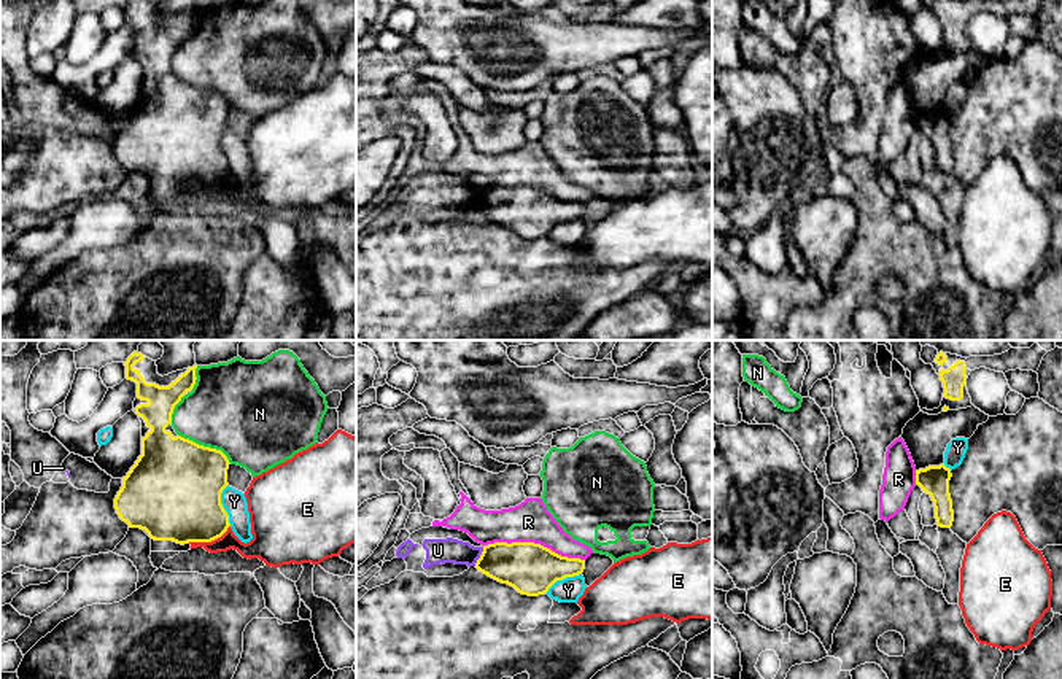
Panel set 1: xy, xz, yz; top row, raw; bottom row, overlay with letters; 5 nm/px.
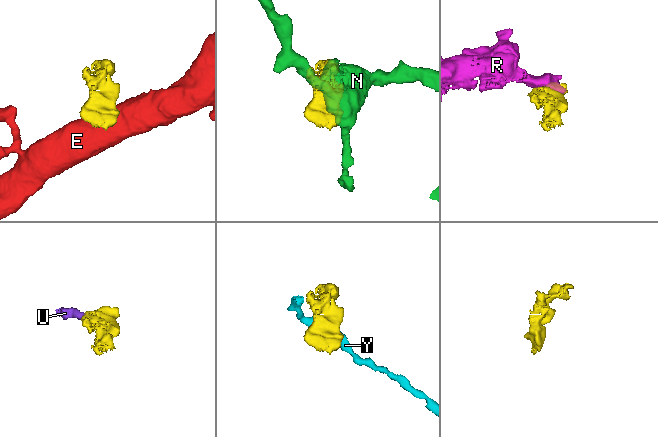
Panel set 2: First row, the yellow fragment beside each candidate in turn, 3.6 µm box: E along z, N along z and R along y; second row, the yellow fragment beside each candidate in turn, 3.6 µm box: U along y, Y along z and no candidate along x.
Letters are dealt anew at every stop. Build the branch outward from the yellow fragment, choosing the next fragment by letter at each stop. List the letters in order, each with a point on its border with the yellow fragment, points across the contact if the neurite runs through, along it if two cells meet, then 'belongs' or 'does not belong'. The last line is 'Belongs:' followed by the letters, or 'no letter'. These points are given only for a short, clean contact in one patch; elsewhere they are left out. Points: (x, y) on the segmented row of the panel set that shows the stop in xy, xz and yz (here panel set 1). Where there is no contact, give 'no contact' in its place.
E: contact xy (210, 541); border xy (229, 525), (220, 536), (210, 541), (189, 543); does not belong
N: contact xy (205, 447); does not belong
R: contact xz (533, 543); does not belong
U: contact xz (480, 557); border xz (484, 547), (474, 565); does not belong
Y: contact xy (221, 504); does not belong
Belongs: no letter

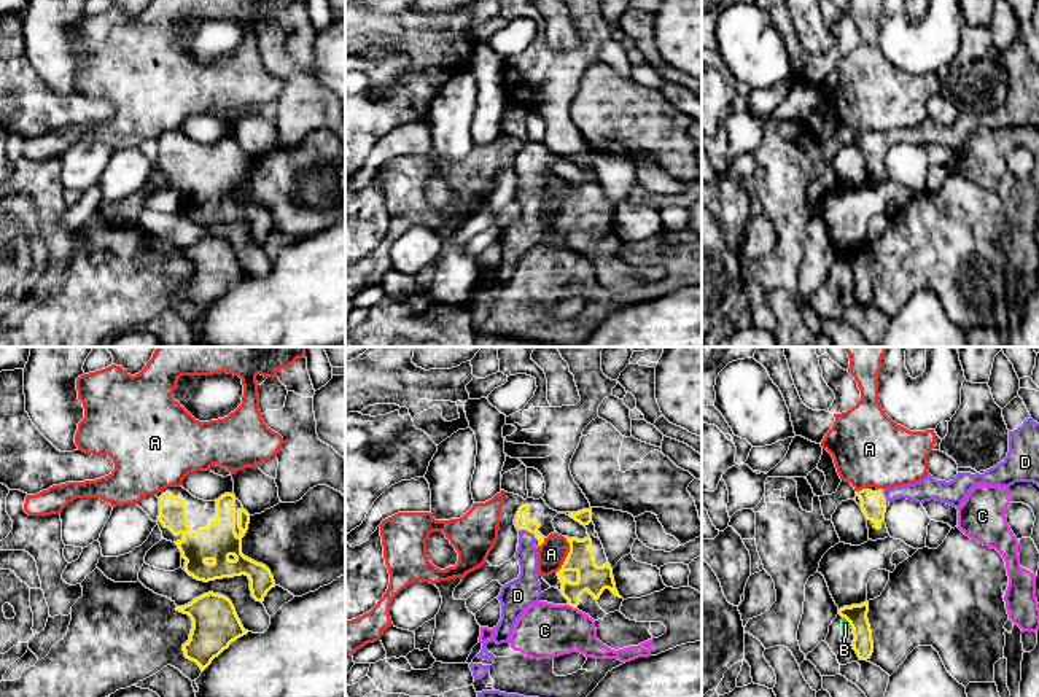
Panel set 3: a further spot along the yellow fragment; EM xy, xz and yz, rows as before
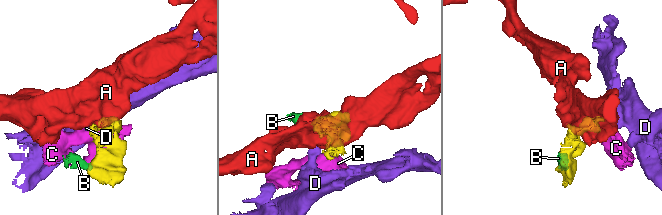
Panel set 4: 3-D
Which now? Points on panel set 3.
A: contact xz (568, 554); border xz (565, 537), (568, 554), (556, 572); does not belong
B: contact yz (847, 619); border yz (844, 616), (852, 626); does not belong
C: contact xz (573, 607); border xz (568, 603), (576, 608); does not belong
D: contact xz (527, 530); way xz (522, 522), (527, 530), (527, 556); belongs
Belongs: D

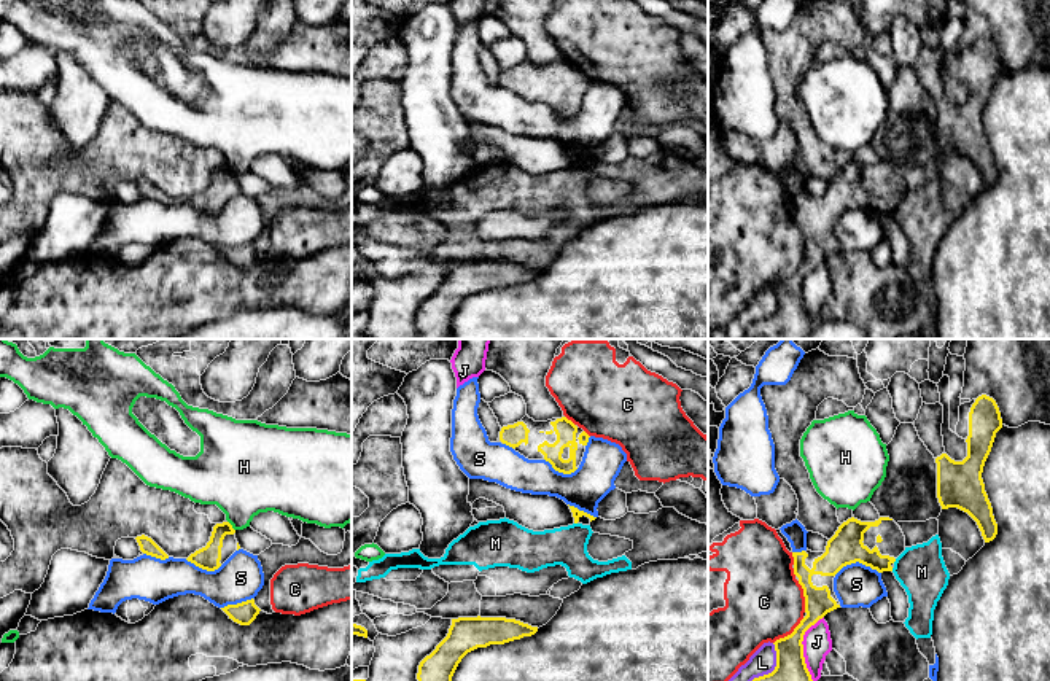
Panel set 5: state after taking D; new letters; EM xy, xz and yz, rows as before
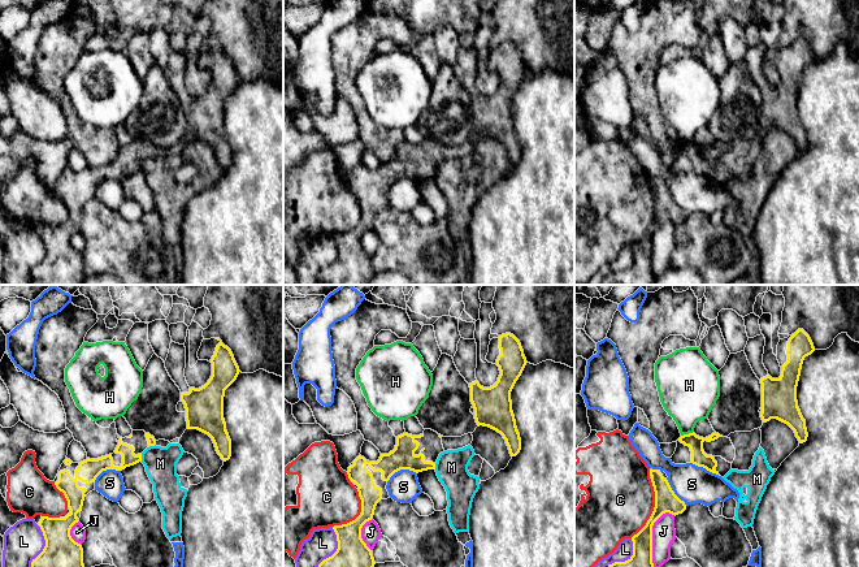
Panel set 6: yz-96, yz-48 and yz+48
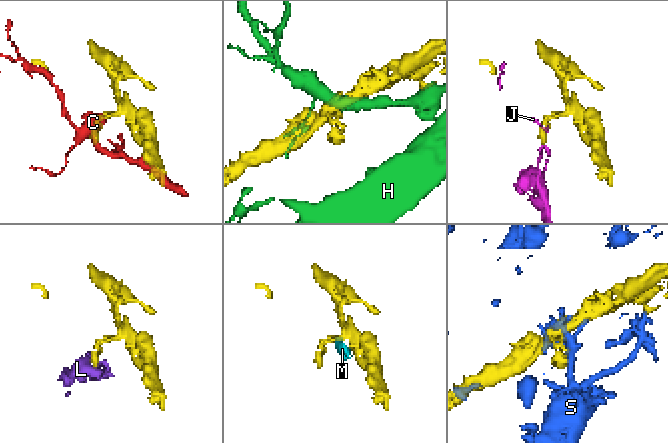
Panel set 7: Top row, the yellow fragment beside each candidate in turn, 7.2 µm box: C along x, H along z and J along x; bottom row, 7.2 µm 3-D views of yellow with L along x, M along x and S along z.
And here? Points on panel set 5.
C: contact yz (791, 634); does not belong
H: contact xy (231, 525); border xy (228, 521), (234, 530); does not belong
J: contact yz (802, 648); does not belong
L: contact yz (775, 667); does not belong
M: contact yz (894, 560); border yz (896, 559), (893, 562); does not belong
S: contact yz (856, 560); does not belong
Belongs: no letter

